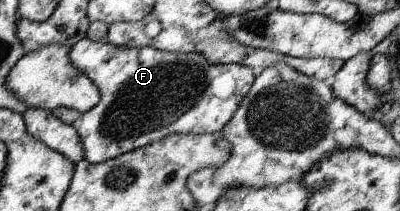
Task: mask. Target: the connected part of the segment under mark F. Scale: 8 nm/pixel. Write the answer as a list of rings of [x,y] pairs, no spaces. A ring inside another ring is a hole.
[[[89,36],[71,47],[70,58],[84,74],[88,74],[100,87],[102,100],[96,108],[81,112],[74,108],[52,110],[62,122],[76,126],[82,136],[86,156],[94,164],[112,161],[143,146],[160,142],[170,134],[204,134],[221,132],[232,120],[249,90],[257,80],[256,72],[234,63],[214,65],[204,55],[174,53],[152,47],[122,48],[107,40],[96,42]]]

